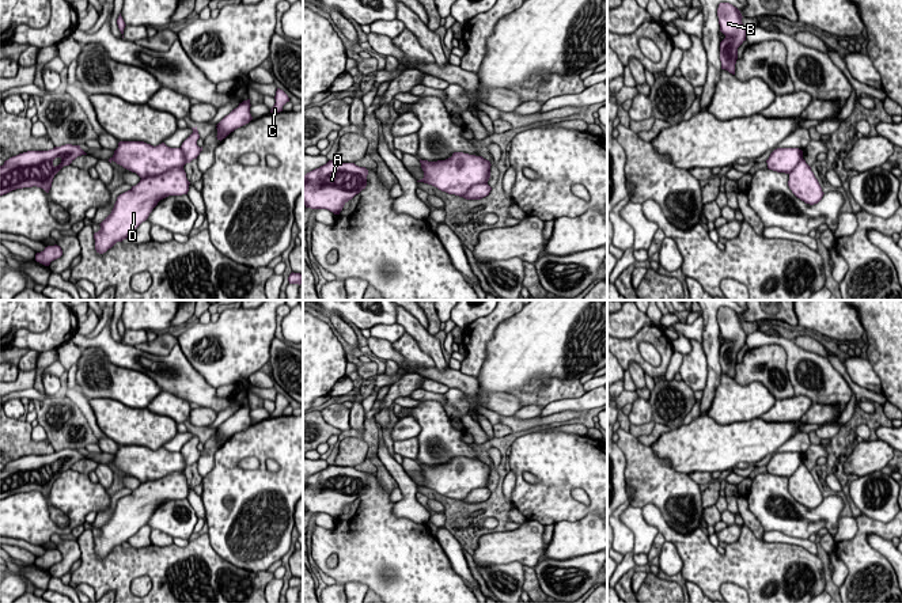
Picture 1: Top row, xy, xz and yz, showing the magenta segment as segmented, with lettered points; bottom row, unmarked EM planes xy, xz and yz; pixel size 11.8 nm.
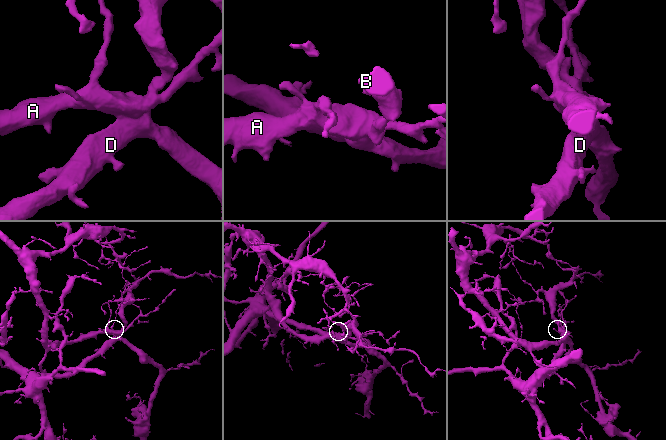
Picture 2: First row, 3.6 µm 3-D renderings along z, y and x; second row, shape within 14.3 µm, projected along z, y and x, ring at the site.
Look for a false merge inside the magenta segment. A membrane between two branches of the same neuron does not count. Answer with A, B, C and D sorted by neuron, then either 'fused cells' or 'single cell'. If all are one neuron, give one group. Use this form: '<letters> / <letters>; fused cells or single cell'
A C / B D; fused cells

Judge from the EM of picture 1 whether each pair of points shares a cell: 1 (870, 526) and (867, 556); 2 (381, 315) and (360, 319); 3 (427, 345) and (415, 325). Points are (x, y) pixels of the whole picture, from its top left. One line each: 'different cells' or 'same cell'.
1: same cell
2: same cell
3: same cell

